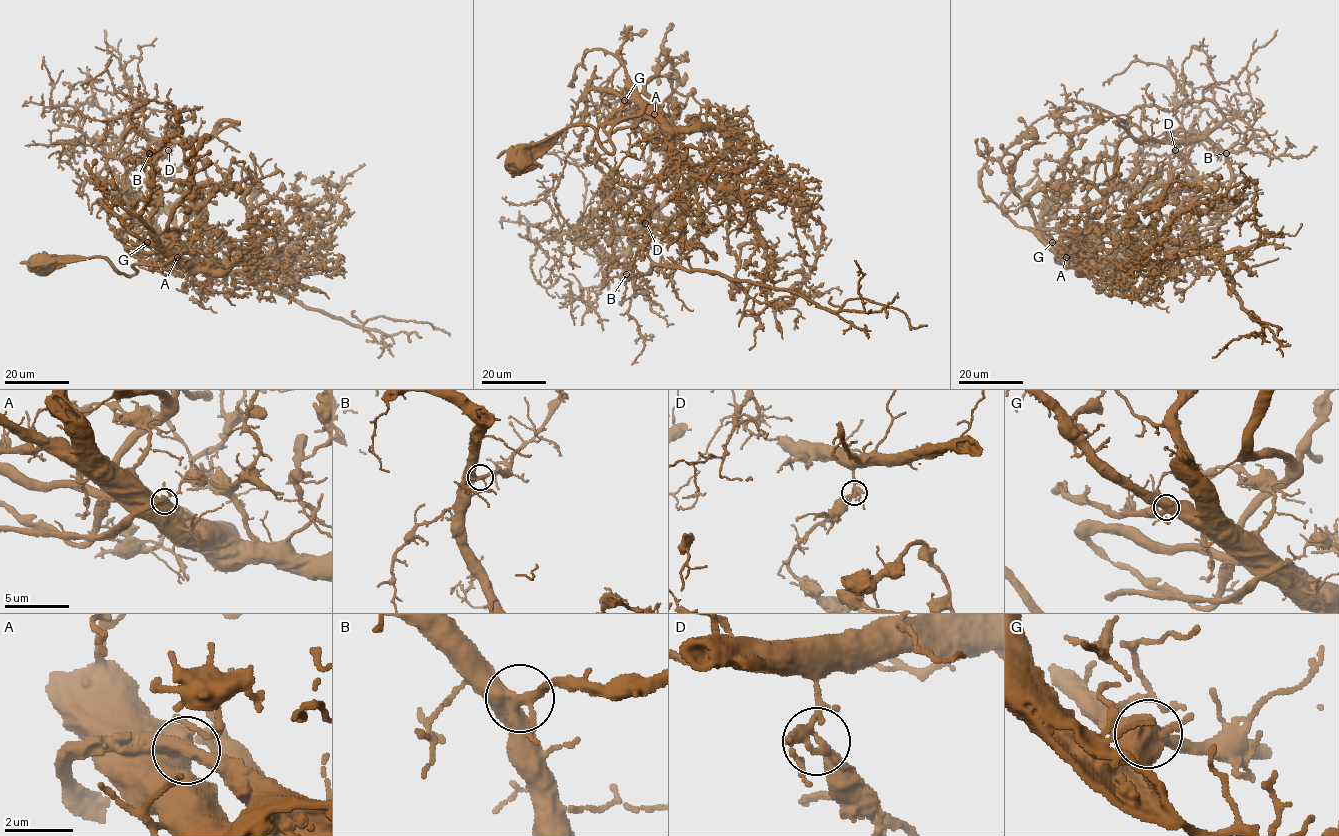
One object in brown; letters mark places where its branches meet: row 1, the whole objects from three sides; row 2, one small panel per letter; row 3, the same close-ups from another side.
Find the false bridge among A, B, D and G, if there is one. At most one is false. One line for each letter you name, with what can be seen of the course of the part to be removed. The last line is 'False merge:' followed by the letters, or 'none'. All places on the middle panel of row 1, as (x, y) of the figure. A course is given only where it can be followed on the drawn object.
D: Course of the part to remove: (646, 223), (624, 279), (682, 267), (833, 311), (863, 298), (901, 310), (912, 327), (926, 325)
False merge: D

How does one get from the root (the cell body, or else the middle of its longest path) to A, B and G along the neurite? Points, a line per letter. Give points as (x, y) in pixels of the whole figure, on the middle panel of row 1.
A: (669, 133), (655, 114)
B: (669, 133), (672, 135), (672, 157), (657, 184), (644, 244), (650, 270), (624, 279), (622, 276), (626, 274)
G: (669, 133), (638, 102), (624, 100)

